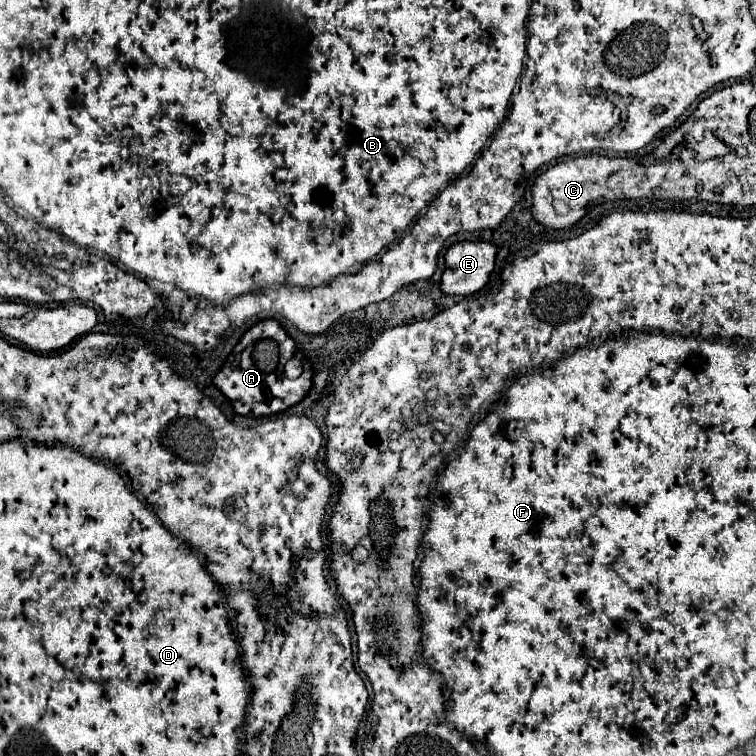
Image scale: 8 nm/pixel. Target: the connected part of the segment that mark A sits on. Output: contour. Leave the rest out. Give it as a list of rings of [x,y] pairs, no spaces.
[[[266,319],[250,327],[234,347],[232,355],[214,377],[216,387],[232,401],[238,415],[274,415],[300,403],[312,387],[312,367],[304,361],[304,371],[298,379],[284,377],[284,365],[296,355],[294,339],[284,331],[276,319]]]

